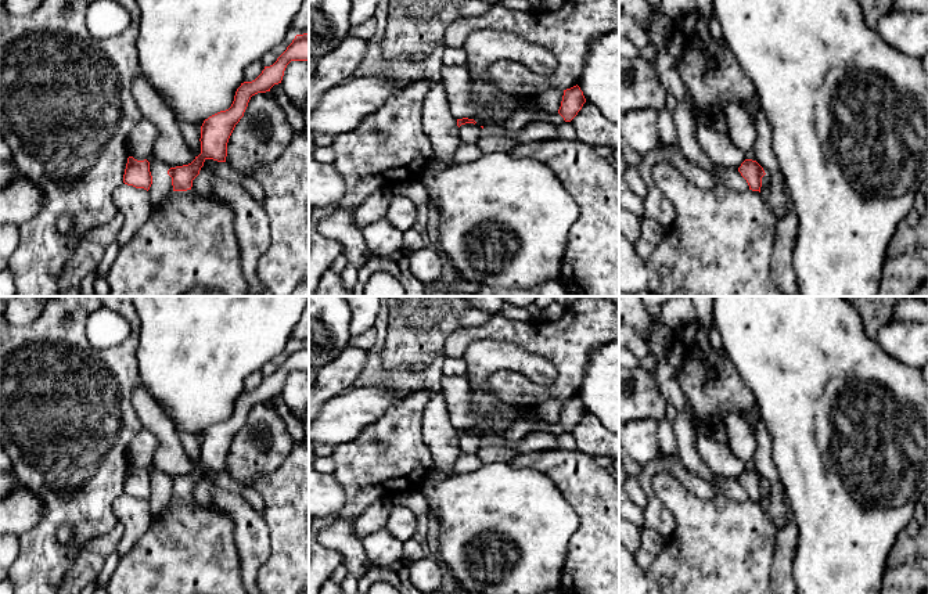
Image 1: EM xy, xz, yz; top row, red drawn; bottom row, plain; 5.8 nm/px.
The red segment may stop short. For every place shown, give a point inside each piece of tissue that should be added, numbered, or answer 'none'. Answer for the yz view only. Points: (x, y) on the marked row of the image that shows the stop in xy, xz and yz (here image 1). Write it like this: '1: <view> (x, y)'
none

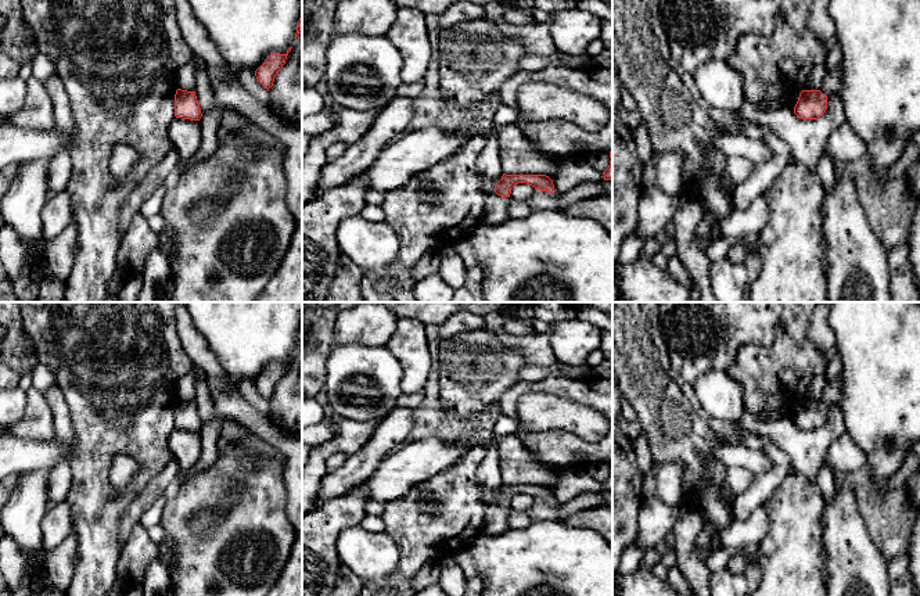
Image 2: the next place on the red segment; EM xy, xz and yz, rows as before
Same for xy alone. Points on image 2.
none

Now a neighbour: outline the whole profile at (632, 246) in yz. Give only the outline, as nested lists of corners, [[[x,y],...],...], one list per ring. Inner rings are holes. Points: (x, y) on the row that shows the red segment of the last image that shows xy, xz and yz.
[[[635,230],[625,236],[621,244],[621,252],[615,262],[618,265],[628,265],[637,259],[639,254],[644,249],[646,238],[640,238],[635,234]]]

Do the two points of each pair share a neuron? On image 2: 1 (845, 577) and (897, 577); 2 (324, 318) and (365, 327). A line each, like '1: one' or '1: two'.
1: two
2: two

